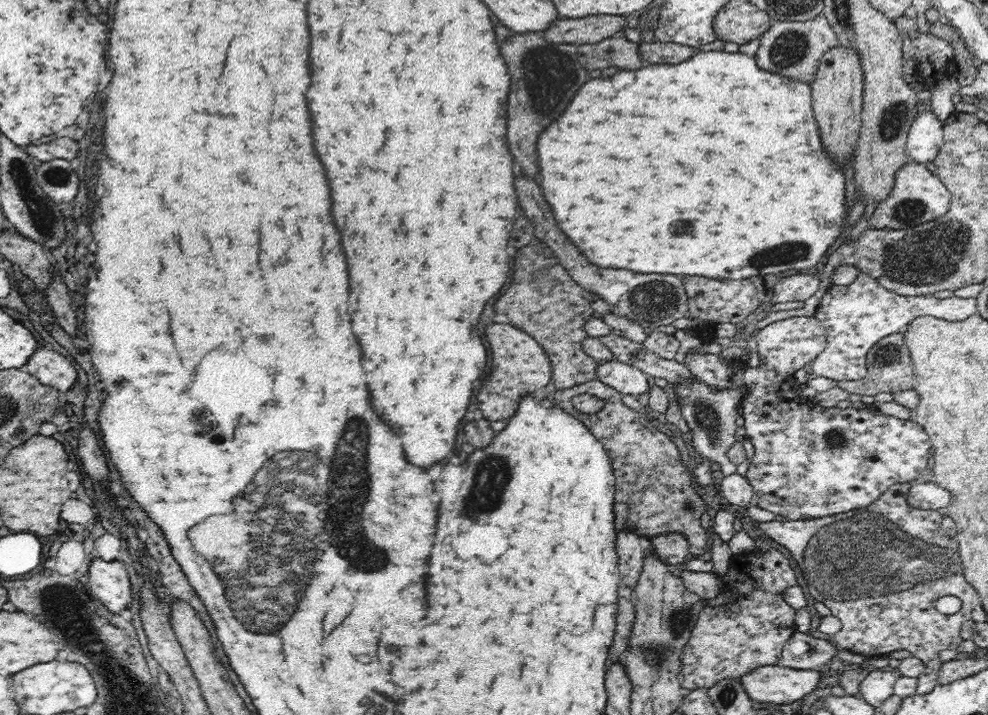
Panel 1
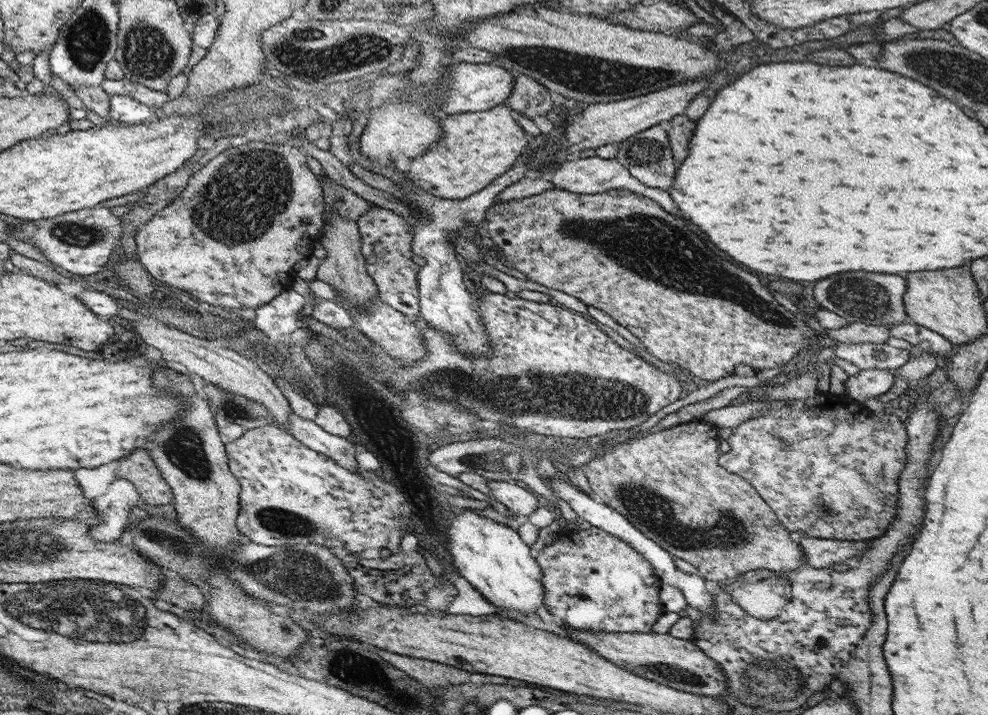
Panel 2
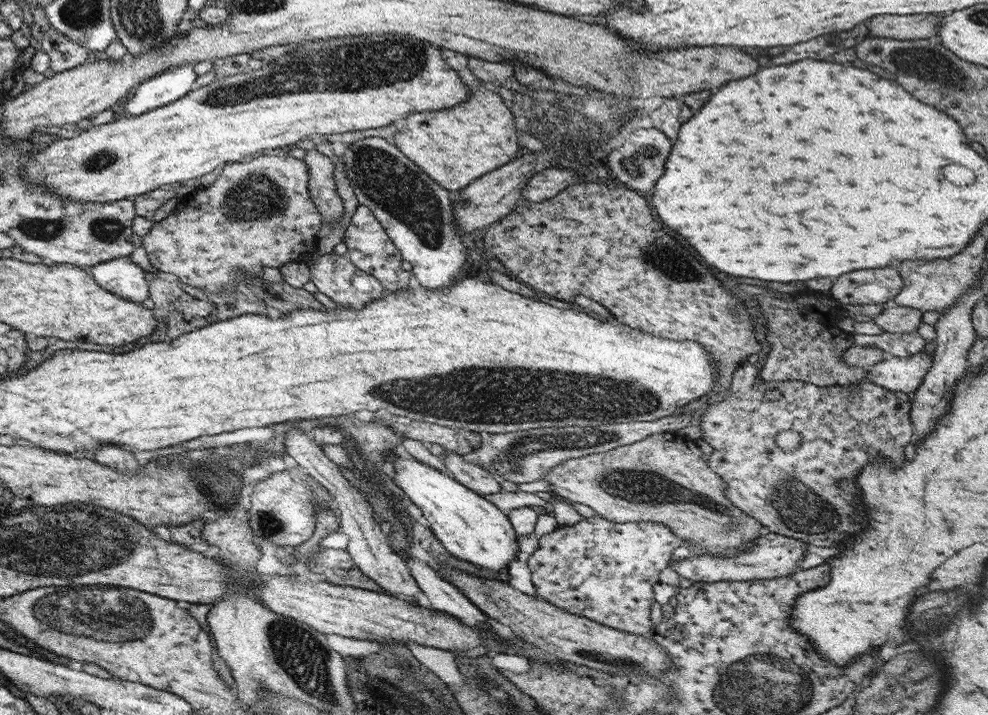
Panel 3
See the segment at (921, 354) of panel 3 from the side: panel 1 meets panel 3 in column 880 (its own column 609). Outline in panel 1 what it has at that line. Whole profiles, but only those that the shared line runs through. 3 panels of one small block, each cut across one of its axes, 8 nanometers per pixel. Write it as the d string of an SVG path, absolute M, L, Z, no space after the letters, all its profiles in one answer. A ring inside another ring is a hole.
M618 360L598 364L598 380L616 388L618 392L622 392L622 396L624 394L634 394L638 398L640 394L650 392L646 372L642 372L640 368L622 364Z

